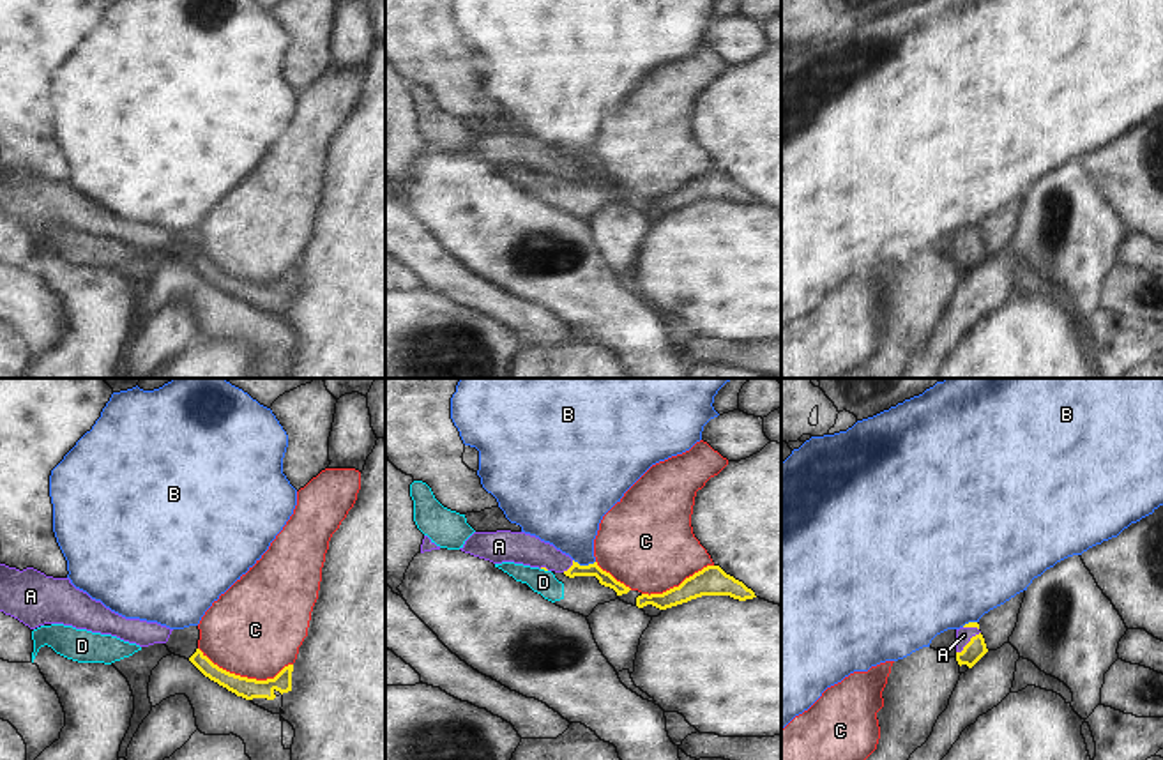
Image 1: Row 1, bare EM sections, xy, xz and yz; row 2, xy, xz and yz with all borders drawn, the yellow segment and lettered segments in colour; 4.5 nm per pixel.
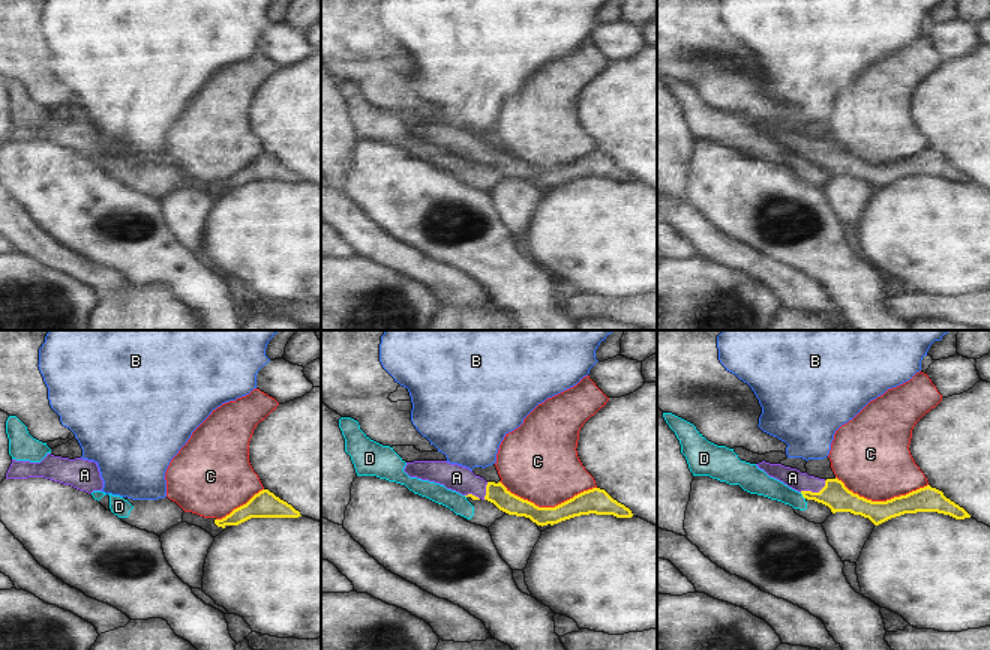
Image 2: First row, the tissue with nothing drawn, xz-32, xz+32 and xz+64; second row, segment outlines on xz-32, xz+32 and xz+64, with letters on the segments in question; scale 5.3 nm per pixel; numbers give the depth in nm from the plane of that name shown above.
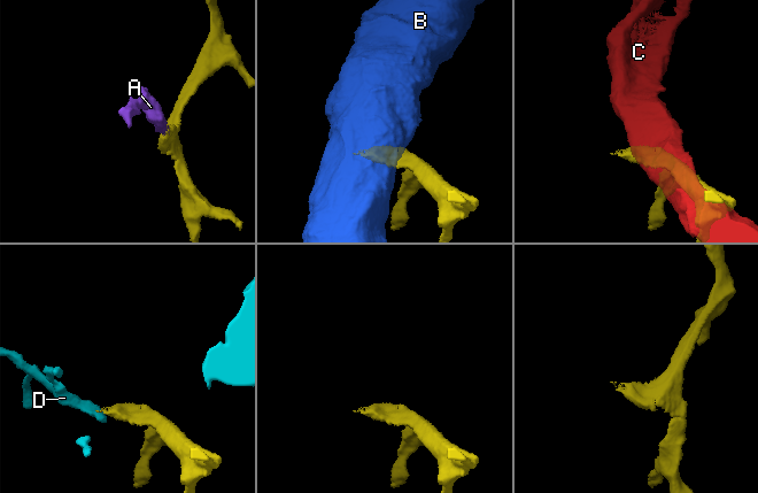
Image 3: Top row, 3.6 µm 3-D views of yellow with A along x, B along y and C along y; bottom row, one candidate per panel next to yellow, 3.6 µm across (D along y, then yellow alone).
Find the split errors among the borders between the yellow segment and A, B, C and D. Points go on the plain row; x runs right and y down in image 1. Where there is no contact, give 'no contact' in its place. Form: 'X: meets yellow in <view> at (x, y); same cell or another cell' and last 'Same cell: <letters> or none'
A: meets yellow in yz at (971, 244); same cell
B: meets yellow in xz at (584, 170); another cell
C: meets yellow in xy at (246, 281); another cell
D: meets yellow in xz at (545, 174); another cell
Same cell: A

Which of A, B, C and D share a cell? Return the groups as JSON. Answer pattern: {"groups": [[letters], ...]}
{"groups": [["A"], ["B"], ["C"], ["D"]]}

